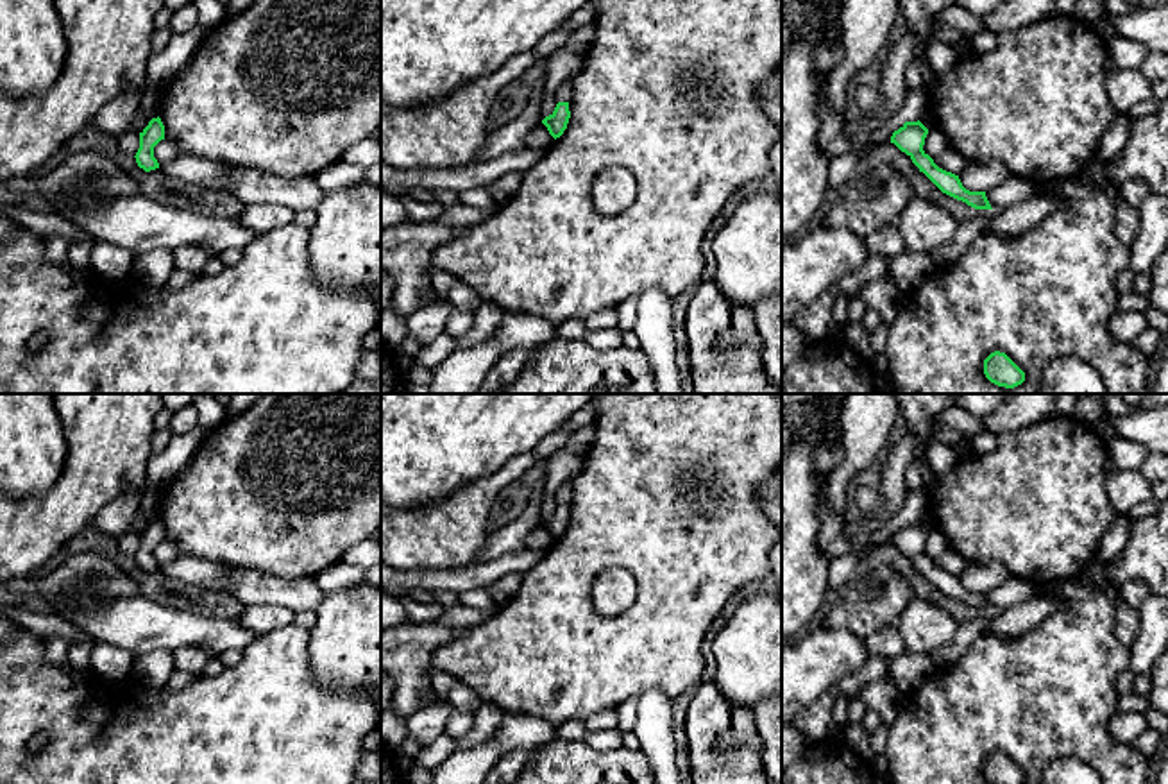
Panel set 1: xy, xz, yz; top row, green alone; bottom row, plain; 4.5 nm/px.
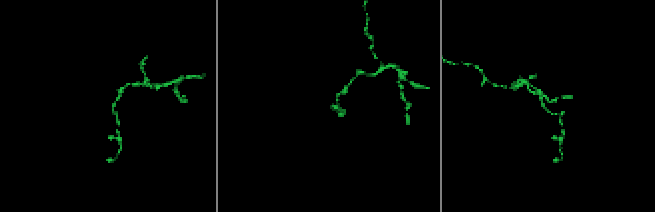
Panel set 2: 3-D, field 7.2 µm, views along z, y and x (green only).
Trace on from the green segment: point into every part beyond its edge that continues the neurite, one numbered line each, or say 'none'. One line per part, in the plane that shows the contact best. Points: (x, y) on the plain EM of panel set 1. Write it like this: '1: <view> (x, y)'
none

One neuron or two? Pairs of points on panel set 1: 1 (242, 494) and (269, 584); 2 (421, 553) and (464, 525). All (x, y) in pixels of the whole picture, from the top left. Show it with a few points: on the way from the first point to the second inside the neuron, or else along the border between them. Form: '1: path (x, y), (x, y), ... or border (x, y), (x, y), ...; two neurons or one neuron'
1: border (244, 566), (281, 579), (299, 579), (308, 573); two neurons
2: path (431, 543), (453, 530); one neuron

